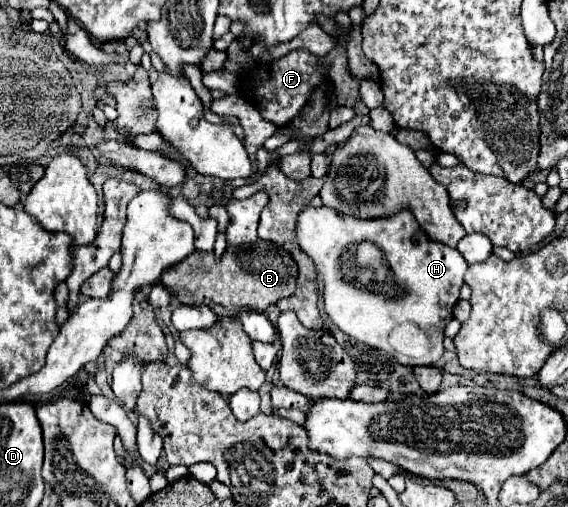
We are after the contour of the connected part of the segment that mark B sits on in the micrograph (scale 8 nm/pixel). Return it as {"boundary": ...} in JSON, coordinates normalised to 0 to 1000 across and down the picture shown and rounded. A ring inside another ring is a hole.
{"boundary":[[[452,473],[442,485],[400,489],[389,513],[382,513],[375,497],[343,493],[340,505],[329,505],[319,521],[290,533],[283,556],[319,600],[368,604],[386,627],[396,627],[417,623],[424,607],[467,615],[477,600],[488,600],[488,592],[516,584],[523,521],[502,489],[470,473]]]}

